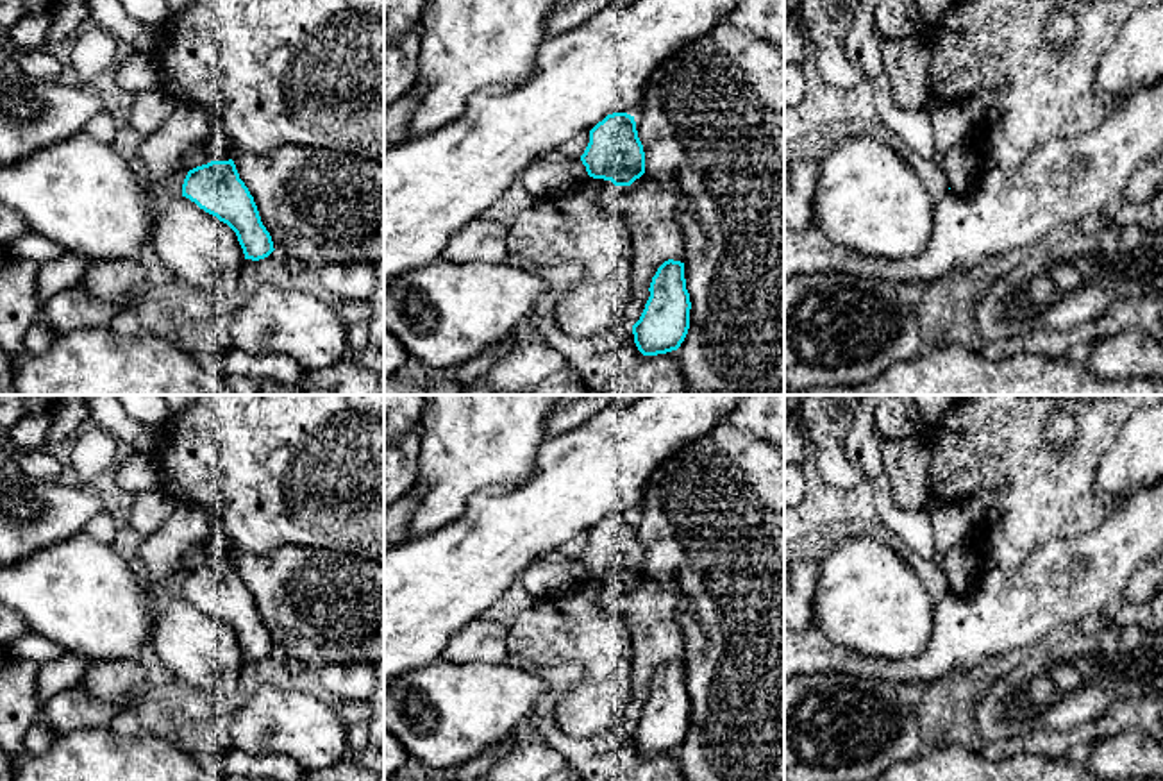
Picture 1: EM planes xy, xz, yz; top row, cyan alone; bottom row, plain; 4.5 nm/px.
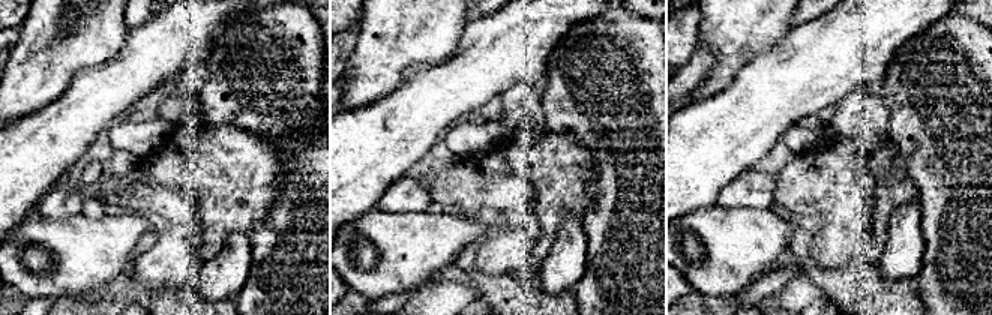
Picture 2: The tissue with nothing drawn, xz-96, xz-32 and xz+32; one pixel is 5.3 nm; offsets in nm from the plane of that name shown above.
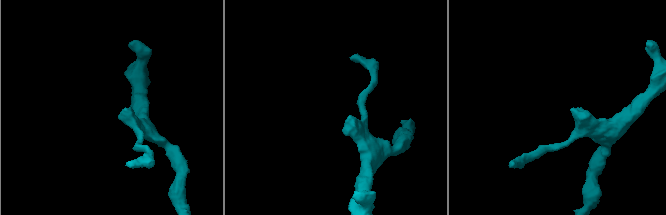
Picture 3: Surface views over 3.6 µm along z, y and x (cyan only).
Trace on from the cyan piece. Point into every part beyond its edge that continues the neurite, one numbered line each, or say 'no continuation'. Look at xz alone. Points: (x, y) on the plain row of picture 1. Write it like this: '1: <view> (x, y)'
no continuation

